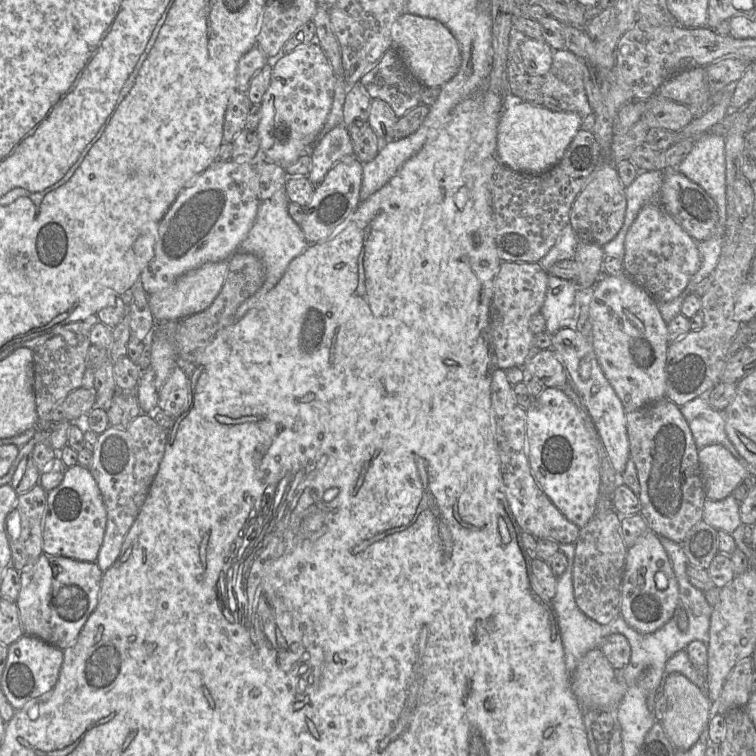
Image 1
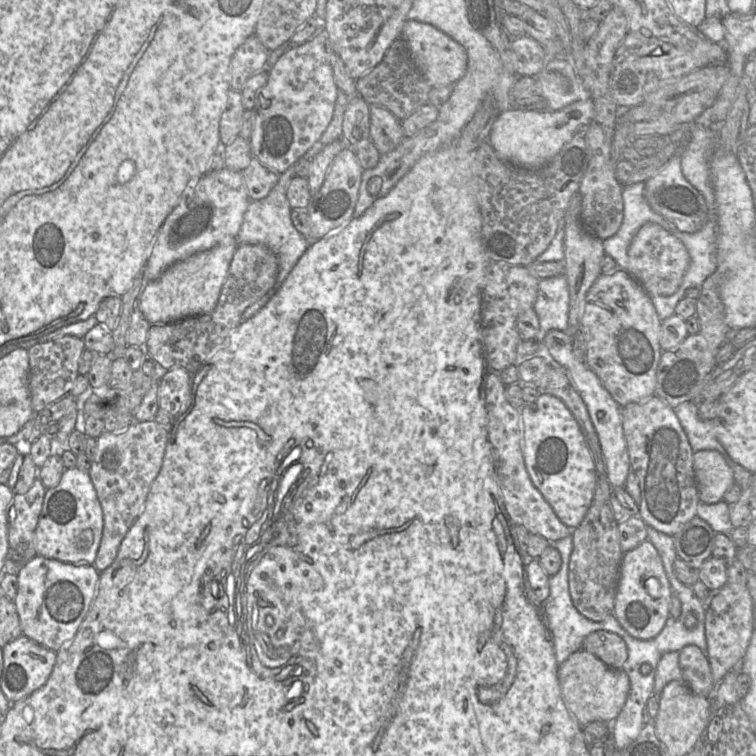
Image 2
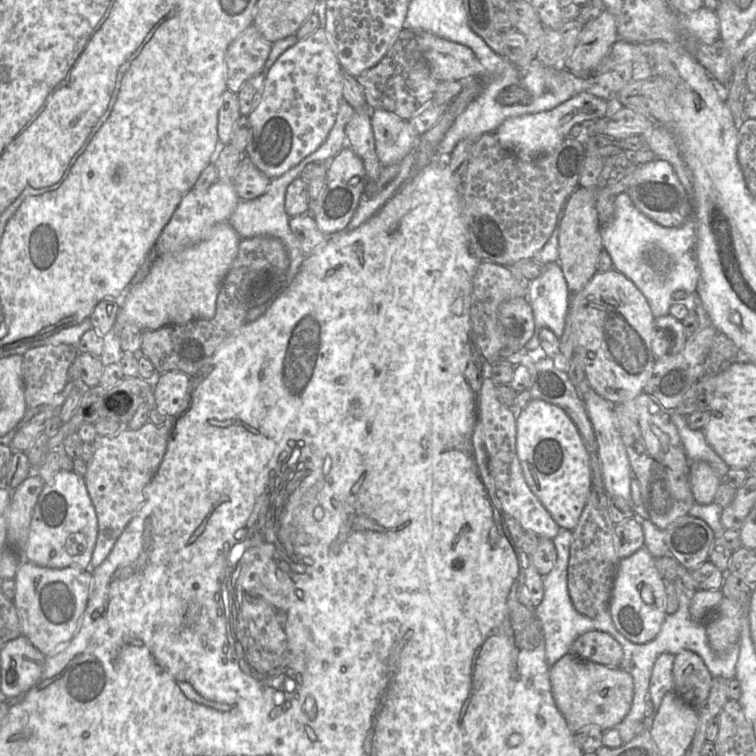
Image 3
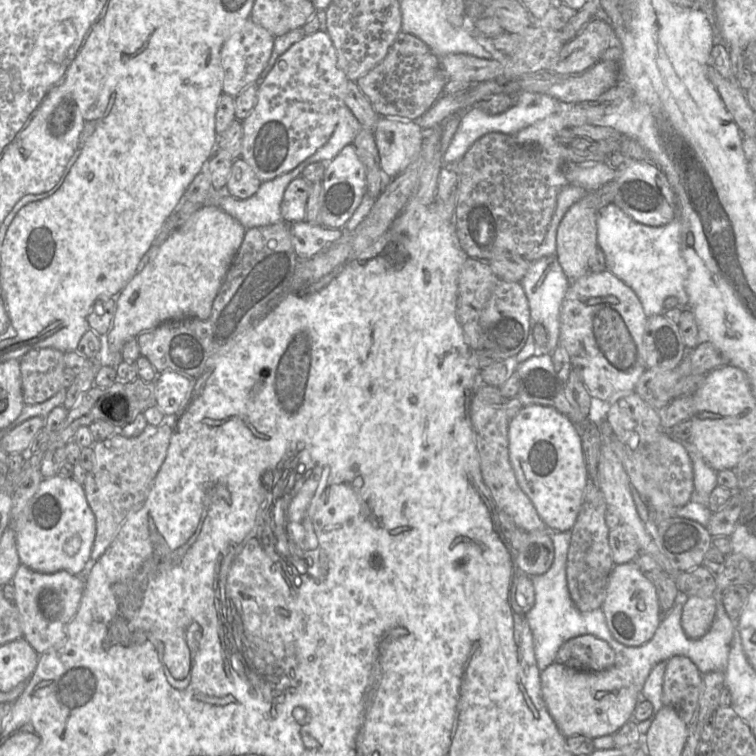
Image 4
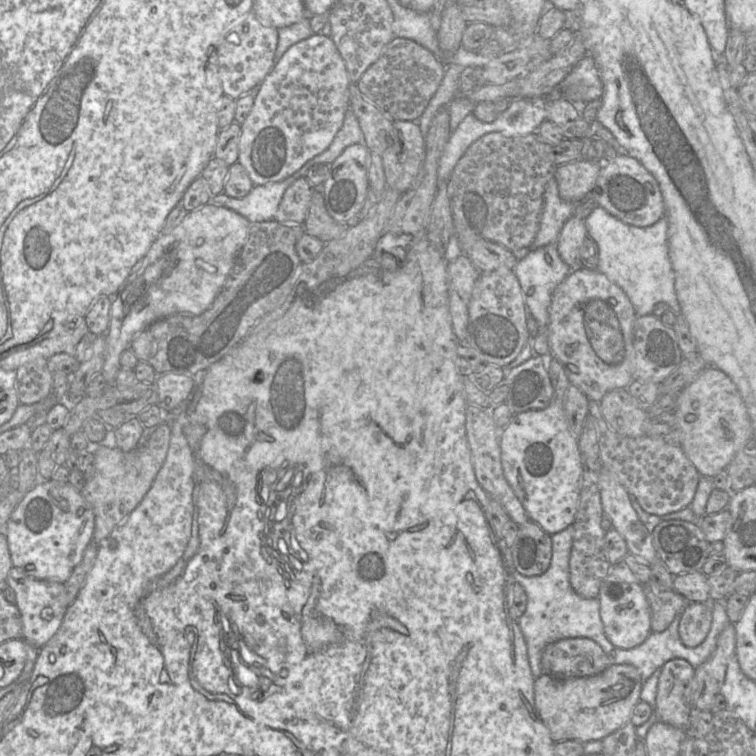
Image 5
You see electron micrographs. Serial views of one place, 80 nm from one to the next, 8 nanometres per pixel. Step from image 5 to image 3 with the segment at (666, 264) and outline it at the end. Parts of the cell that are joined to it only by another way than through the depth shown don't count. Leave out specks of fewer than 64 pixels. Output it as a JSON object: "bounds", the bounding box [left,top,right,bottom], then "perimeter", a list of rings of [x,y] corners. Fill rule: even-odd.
{"bounds":[601,192,700,318],"perimeter":[[[627,192],[618,194],[614,205],[612,221],[601,226],[603,248],[609,254],[613,268],[631,280],[644,295],[653,316],[658,318],[668,315],[674,292],[684,291],[689,295],[696,292],[700,278],[700,269],[695,255],[696,222],[691,218],[677,227],[662,226],[639,211]],[[653,248],[662,250],[668,255],[670,261],[667,272],[657,272],[647,261],[647,254]]]}

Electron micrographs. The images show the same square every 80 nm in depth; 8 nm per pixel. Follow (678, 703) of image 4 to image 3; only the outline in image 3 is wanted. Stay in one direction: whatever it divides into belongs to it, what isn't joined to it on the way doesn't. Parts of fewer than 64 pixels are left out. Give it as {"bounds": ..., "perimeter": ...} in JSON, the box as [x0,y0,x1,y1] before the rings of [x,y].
{"bounds":[672,650,713,709],"perimeter":[[[690,650],[679,652],[674,658],[672,674],[673,691],[695,709],[702,707],[713,678],[702,658]]]}

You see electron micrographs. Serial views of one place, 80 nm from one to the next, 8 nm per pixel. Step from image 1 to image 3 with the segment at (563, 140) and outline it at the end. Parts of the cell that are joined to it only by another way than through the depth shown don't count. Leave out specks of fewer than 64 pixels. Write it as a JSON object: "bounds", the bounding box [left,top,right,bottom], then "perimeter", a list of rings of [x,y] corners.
{"bounds":[494,93,610,159],"perimeter":[[[588,93],[574,95],[552,110],[506,119],[494,132],[499,143],[524,159],[534,159],[558,147],[571,128],[582,122],[595,121],[610,112],[610,104]]]}

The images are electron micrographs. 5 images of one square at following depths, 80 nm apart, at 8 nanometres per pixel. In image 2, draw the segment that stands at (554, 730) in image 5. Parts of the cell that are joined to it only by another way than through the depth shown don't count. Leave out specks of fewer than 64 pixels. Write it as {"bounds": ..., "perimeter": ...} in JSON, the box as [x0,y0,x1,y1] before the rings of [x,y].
{"bounds":[557,649,630,726],"perimeter":[[[584,649],[576,651],[557,666],[557,681],[566,709],[581,726],[593,721],[614,721],[630,690],[630,680],[626,672],[609,667]]]}

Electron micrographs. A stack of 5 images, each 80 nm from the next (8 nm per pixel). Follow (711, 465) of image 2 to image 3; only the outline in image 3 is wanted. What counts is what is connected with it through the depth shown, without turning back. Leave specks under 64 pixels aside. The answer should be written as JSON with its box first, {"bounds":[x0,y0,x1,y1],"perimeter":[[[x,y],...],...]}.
{"bounds":[690,461,722,504],"perimeter":[[[705,461],[690,462],[690,485],[696,503],[711,504],[722,483],[719,474]]]}

